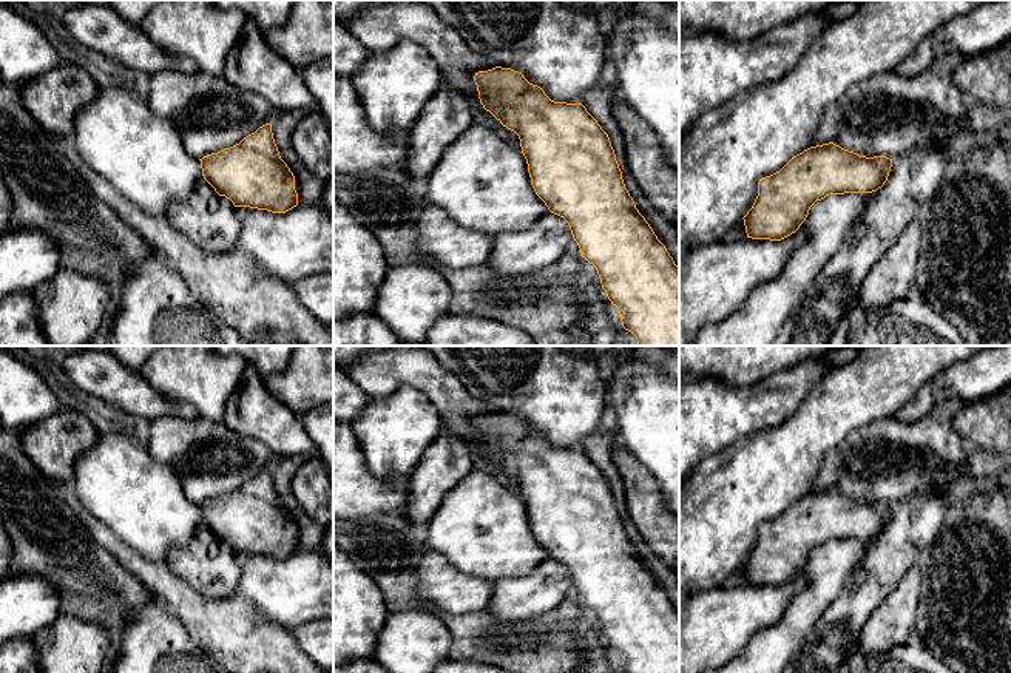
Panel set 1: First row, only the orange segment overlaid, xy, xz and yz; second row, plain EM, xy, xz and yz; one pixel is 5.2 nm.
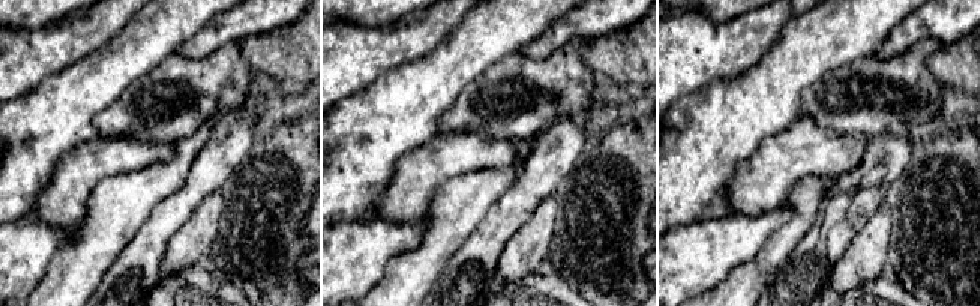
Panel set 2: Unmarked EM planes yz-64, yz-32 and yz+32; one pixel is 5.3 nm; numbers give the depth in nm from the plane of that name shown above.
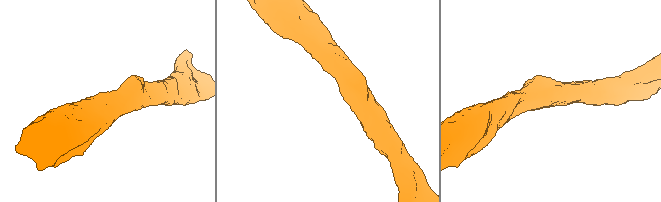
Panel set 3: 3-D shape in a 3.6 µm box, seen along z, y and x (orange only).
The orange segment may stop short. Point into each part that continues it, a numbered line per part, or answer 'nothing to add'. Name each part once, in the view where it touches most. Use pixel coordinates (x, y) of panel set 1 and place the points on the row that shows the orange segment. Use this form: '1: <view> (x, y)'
1: xz (378, 27)

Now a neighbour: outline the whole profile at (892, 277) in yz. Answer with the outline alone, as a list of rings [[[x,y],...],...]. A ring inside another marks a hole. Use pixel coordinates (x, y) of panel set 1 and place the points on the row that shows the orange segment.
[[[914,219],[906,225],[895,244],[871,269],[860,293],[860,304],[866,315],[897,299],[915,295],[920,238],[921,228]]]

